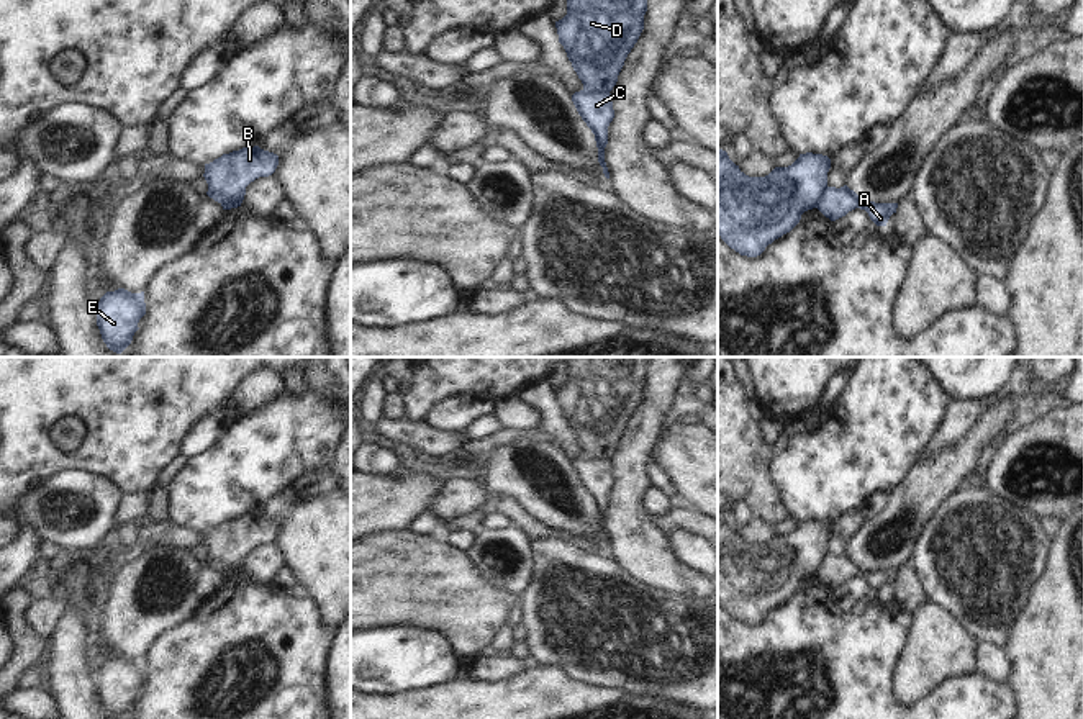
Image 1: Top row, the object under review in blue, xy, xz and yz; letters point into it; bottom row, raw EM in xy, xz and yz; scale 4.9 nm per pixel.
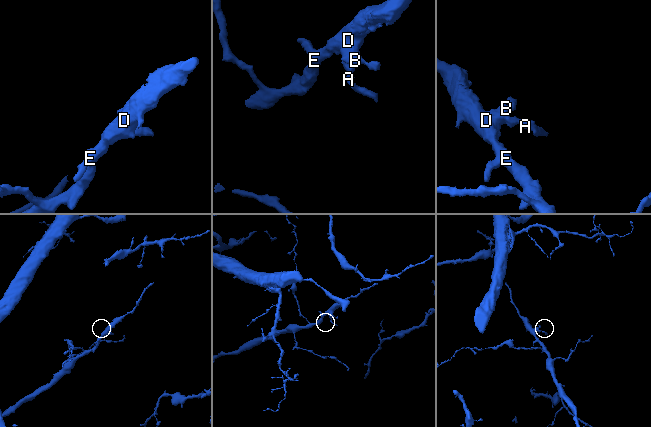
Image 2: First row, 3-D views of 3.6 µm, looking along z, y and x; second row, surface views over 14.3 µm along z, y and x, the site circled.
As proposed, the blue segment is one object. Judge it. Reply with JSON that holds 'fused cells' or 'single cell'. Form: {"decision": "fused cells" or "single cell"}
{"decision": "fused cells"}

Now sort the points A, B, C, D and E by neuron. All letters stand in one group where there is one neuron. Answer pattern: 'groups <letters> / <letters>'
groups A C / B D E

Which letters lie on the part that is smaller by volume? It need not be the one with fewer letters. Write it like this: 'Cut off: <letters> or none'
Cut off: A, C

